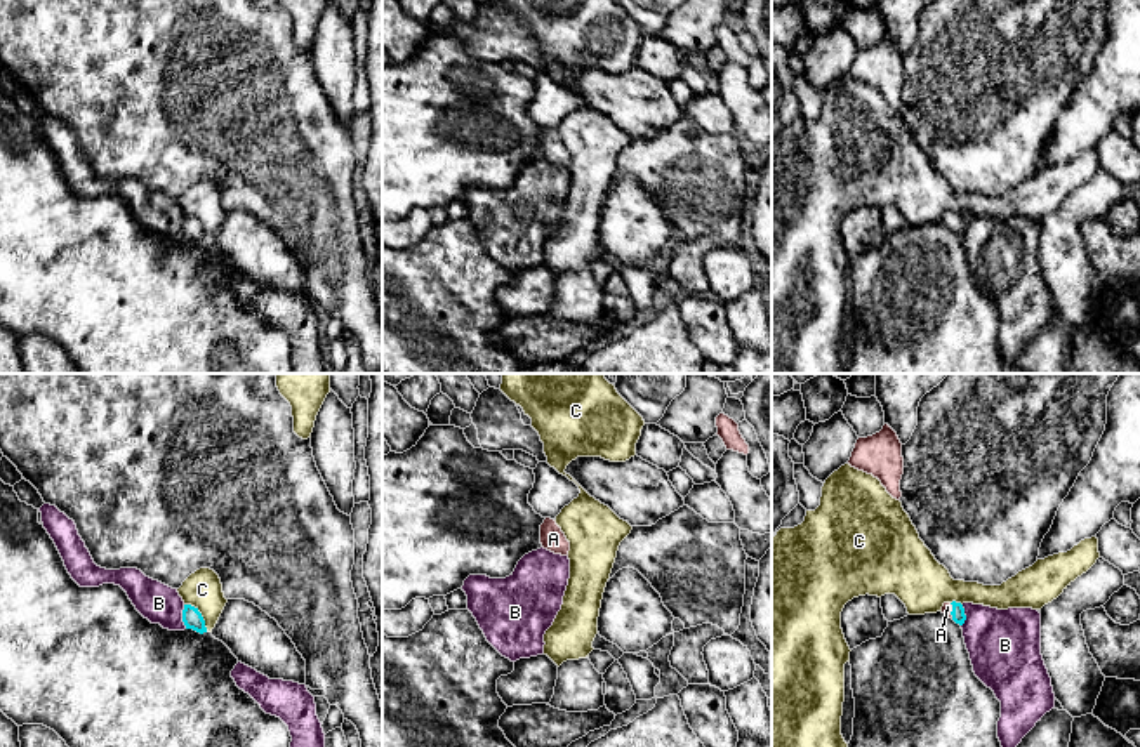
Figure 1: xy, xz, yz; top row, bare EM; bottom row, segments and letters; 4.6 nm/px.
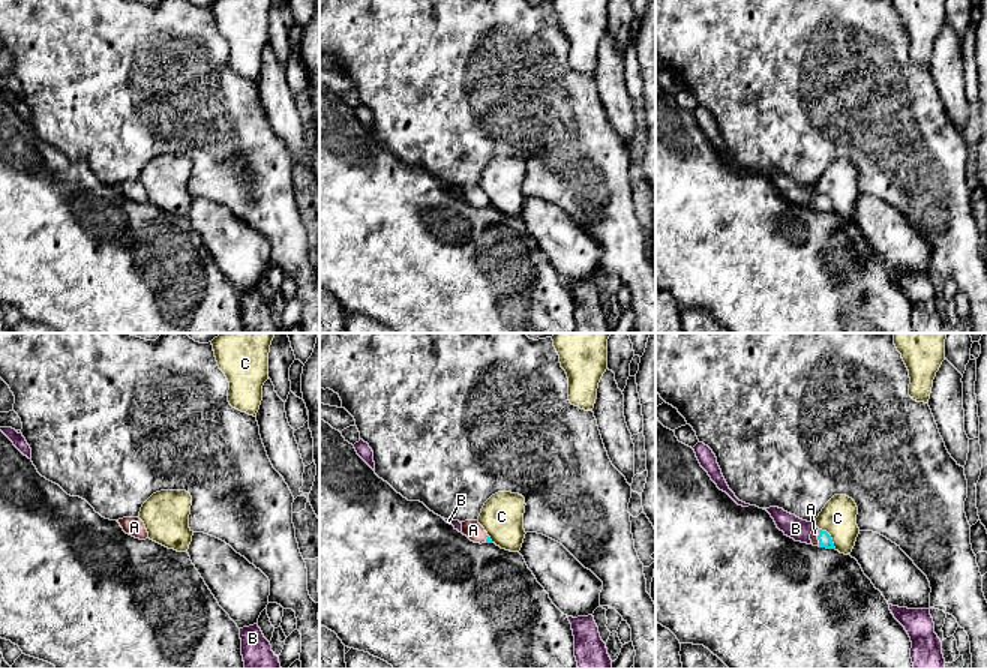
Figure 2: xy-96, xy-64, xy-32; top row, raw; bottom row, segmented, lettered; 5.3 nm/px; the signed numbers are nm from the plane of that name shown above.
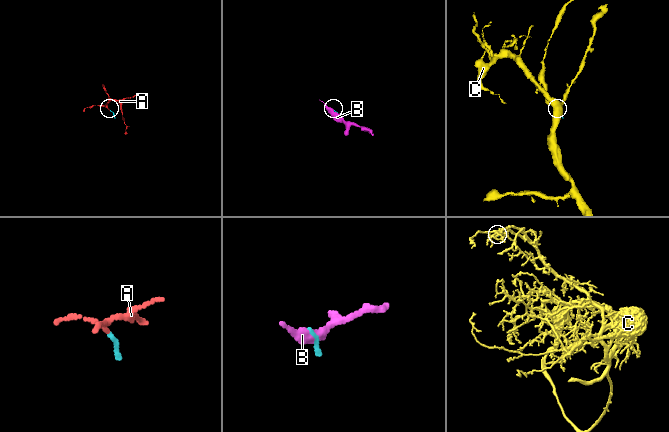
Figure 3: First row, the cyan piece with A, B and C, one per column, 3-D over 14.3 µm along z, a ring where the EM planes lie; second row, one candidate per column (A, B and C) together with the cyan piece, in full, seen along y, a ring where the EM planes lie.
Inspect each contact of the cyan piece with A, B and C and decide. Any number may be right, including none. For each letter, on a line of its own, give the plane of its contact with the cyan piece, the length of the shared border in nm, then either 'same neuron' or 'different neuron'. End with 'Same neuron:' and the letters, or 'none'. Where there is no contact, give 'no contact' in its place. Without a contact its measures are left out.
A: meets cyan in yz; contact 70 nm long; same neuron
B: meets cyan in xy; contact 110 nm long; different neuron
C: meets cyan in xy; contact 170 nm long; different neuron
Same neuron: A

